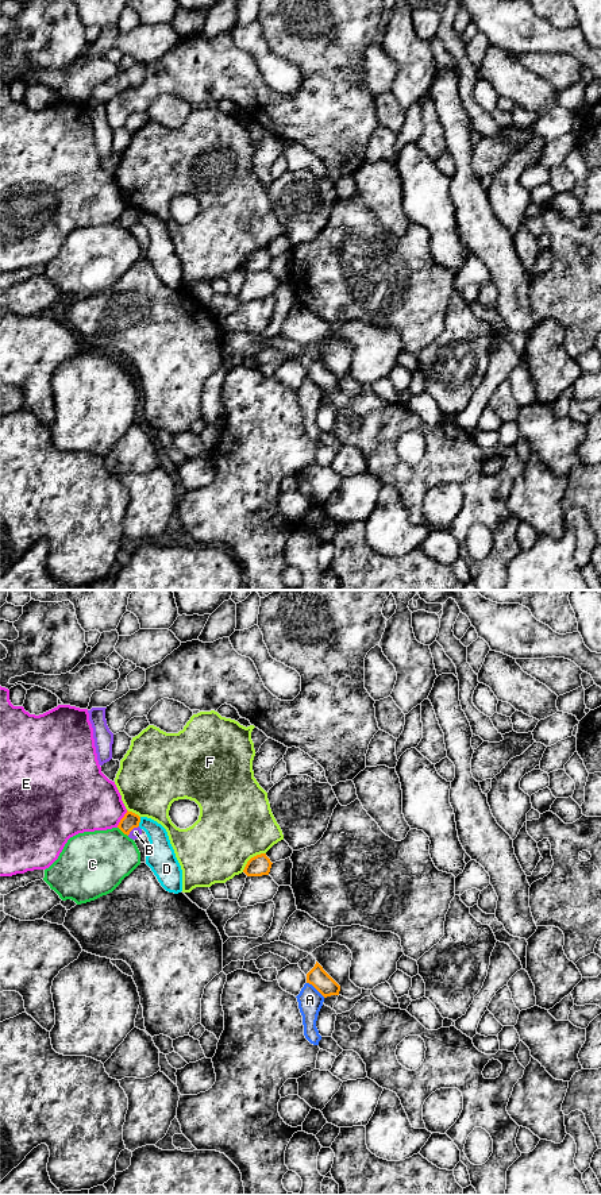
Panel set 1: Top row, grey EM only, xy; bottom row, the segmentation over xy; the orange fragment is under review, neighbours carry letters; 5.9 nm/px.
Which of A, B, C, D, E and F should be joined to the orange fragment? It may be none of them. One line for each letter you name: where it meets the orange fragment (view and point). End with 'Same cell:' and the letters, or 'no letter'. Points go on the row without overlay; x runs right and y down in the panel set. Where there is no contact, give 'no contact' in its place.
Same cell: no letter

